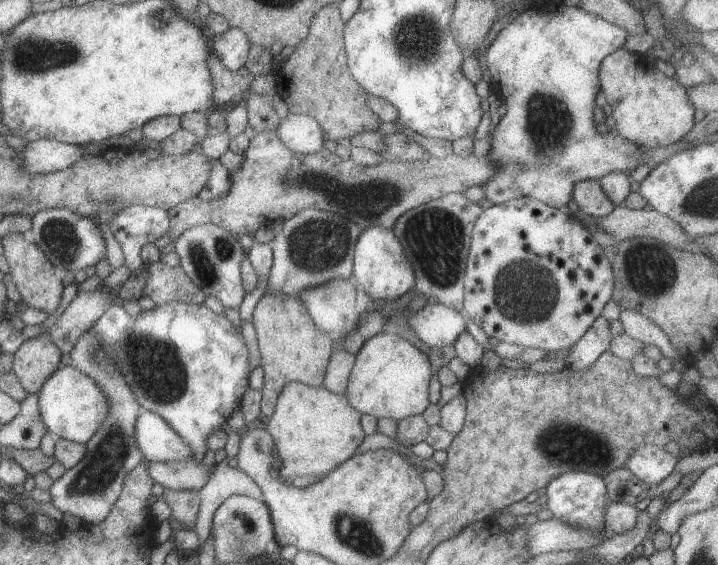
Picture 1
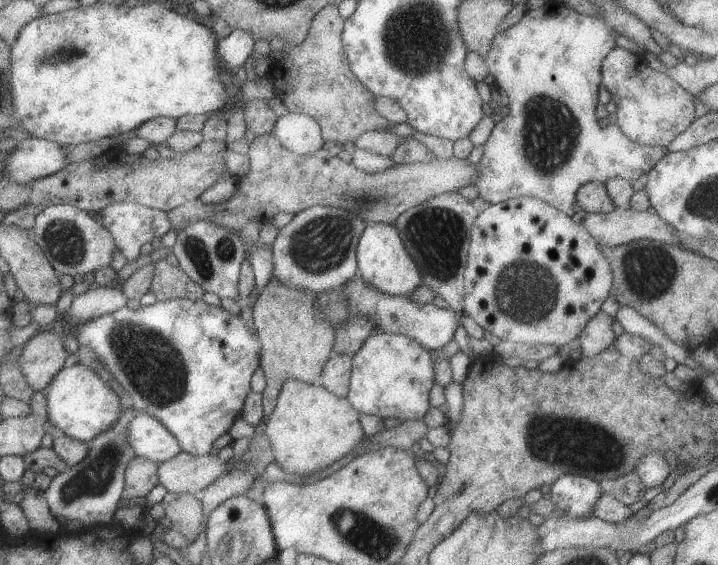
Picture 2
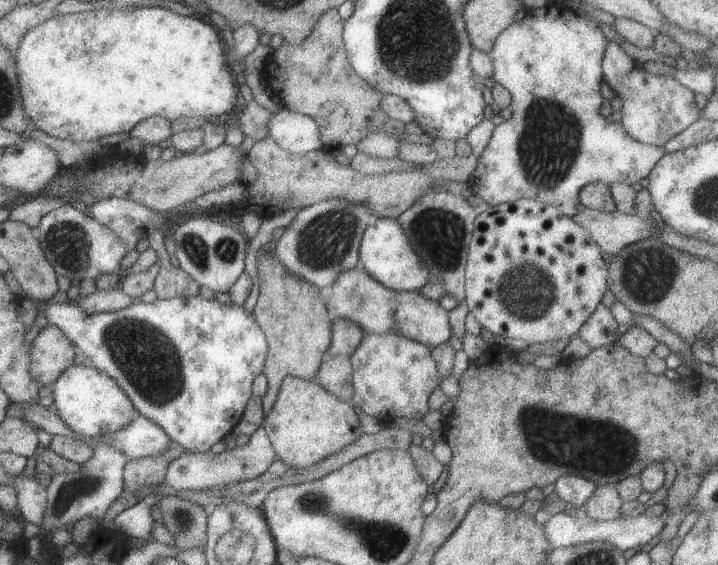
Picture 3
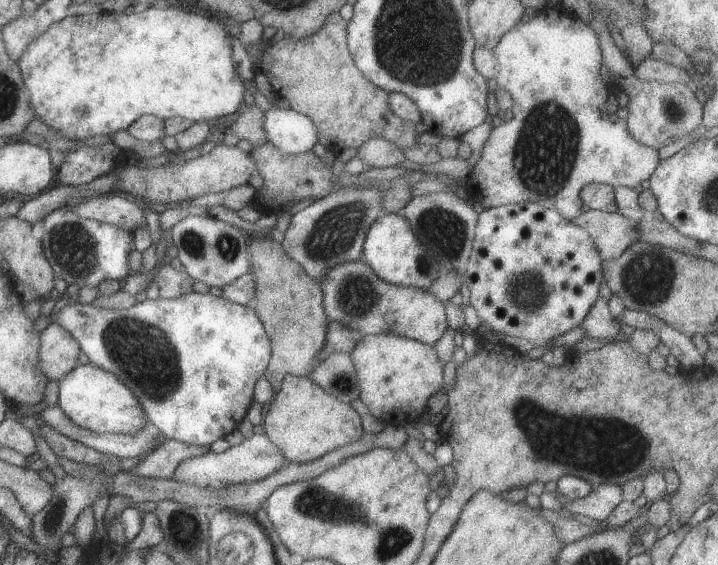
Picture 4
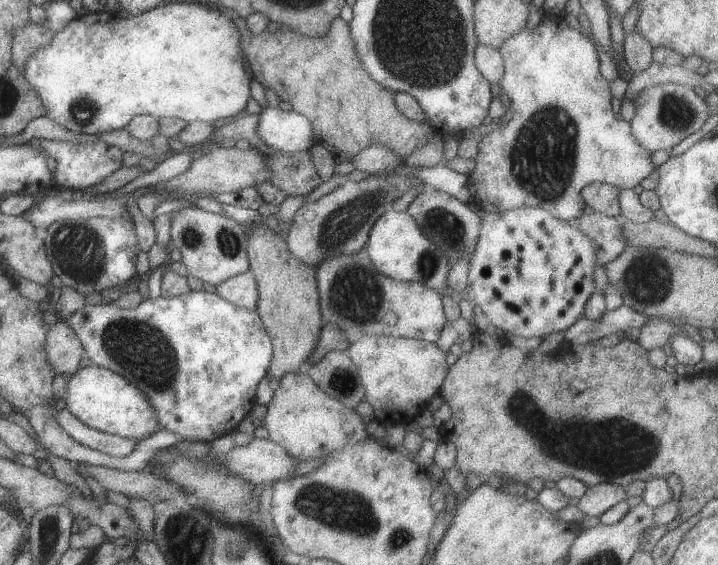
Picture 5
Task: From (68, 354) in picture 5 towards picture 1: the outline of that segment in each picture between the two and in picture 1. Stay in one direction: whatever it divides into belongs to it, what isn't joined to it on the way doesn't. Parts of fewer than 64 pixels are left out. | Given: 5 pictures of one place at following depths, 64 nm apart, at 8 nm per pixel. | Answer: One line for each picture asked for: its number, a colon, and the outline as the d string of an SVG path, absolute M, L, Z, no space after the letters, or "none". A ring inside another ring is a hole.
1: M51 336L29 338L13 354L11 372L17 374L27 394L37 394L47 378L55 372L61 354L63 352L53 344Z
2: M43 330L37 332L31 340L25 342L21 352L21 370L27 384L39 392L45 390L59 370L63 370L65 358L71 356L63 346L61 330Z
3: M47 324L39 336L31 336L31 376L41 386L53 386L57 378L73 366L77 346L57 326Z
4: M51 322L41 332L39 362L49 382L53 380L61 382L73 368L77 368L75 364L77 364L79 352L81 350L79 350L77 340L71 338L71 334L63 326Z

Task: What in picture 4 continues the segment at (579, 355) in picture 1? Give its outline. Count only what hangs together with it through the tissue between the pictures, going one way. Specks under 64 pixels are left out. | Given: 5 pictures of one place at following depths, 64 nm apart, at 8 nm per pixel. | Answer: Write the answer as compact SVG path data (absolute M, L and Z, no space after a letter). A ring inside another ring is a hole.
M599 298L591 304L589 312L585 314L581 326L585 328L587 338L607 338L607 340L617 340L621 336L619 324L609 312L609 304L605 298Z

